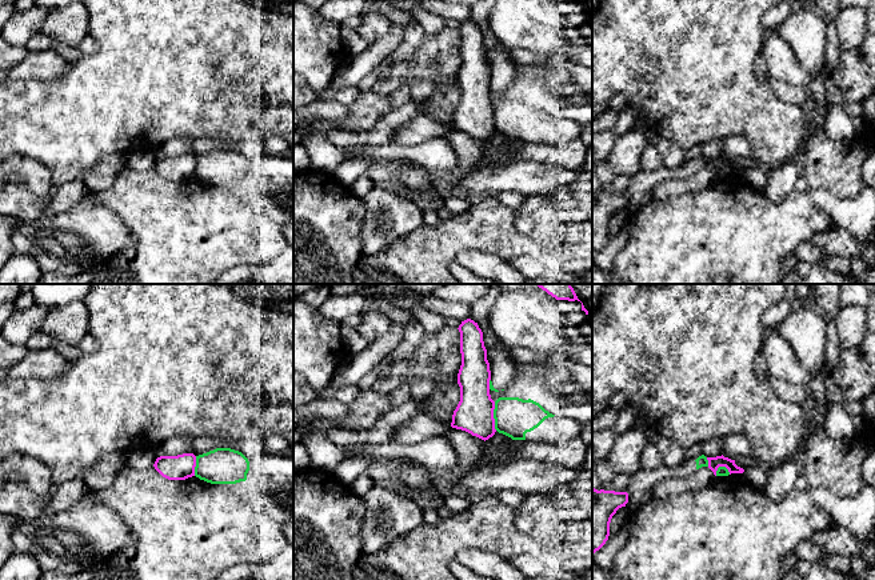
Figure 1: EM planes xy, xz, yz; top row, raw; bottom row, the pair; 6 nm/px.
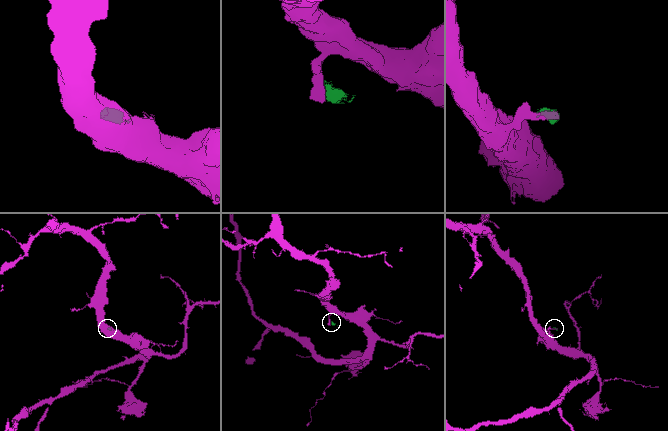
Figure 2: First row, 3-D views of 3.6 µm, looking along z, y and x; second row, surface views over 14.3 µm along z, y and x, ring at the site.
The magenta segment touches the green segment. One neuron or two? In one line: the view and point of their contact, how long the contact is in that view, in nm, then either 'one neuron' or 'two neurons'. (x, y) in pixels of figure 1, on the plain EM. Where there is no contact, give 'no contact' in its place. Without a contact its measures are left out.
contact xz (492, 118); length 180 nm; two neurons

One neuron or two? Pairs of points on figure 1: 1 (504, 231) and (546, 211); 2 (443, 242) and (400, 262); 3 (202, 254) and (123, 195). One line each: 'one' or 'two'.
1: two
2: one
3: one

